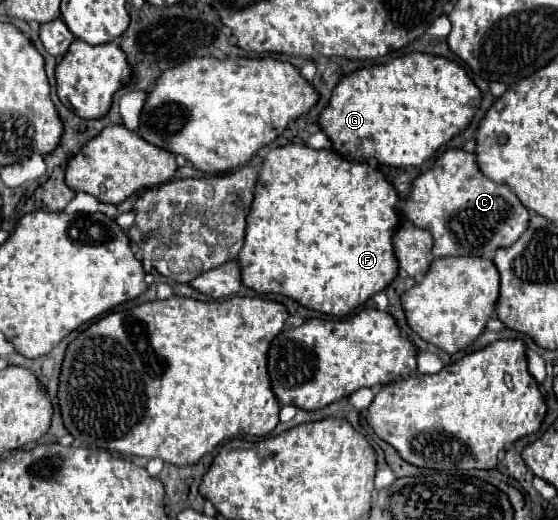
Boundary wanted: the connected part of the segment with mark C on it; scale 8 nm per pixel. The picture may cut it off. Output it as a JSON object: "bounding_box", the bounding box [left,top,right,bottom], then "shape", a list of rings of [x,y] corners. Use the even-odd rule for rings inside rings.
{"bounding_box":[401,149,529,259],"shape":[[[463,149],[443,151],[429,171],[413,179],[401,213],[415,227],[431,233],[433,257],[467,255],[491,259],[495,249],[513,245],[529,221],[529,211],[517,195],[509,187],[487,179],[479,171],[475,155]]]}

